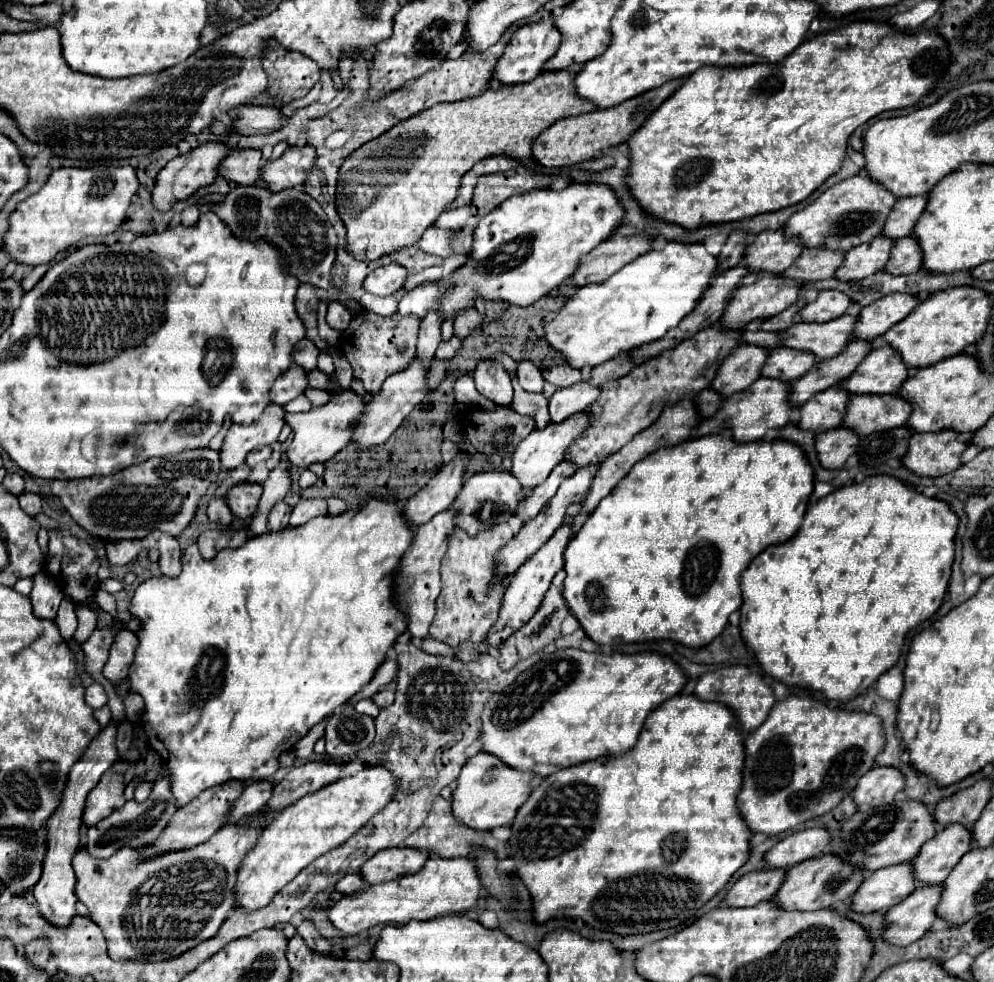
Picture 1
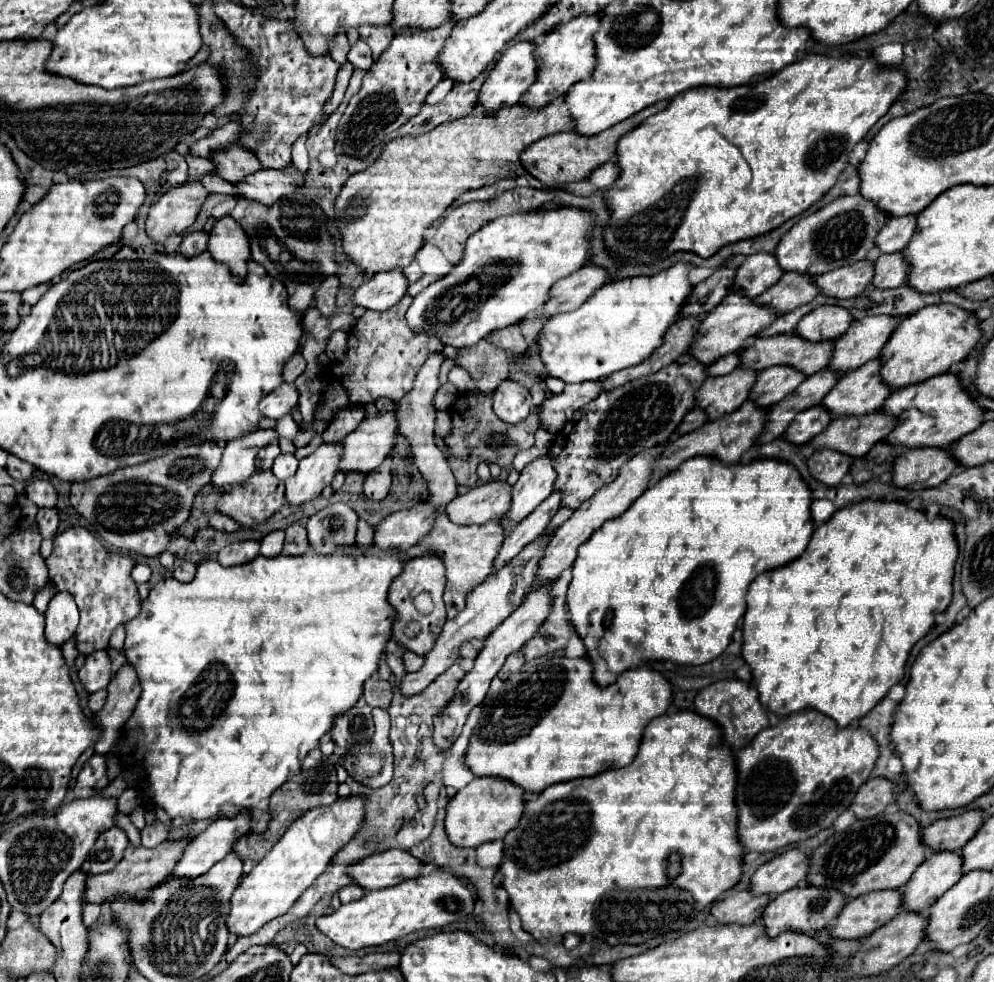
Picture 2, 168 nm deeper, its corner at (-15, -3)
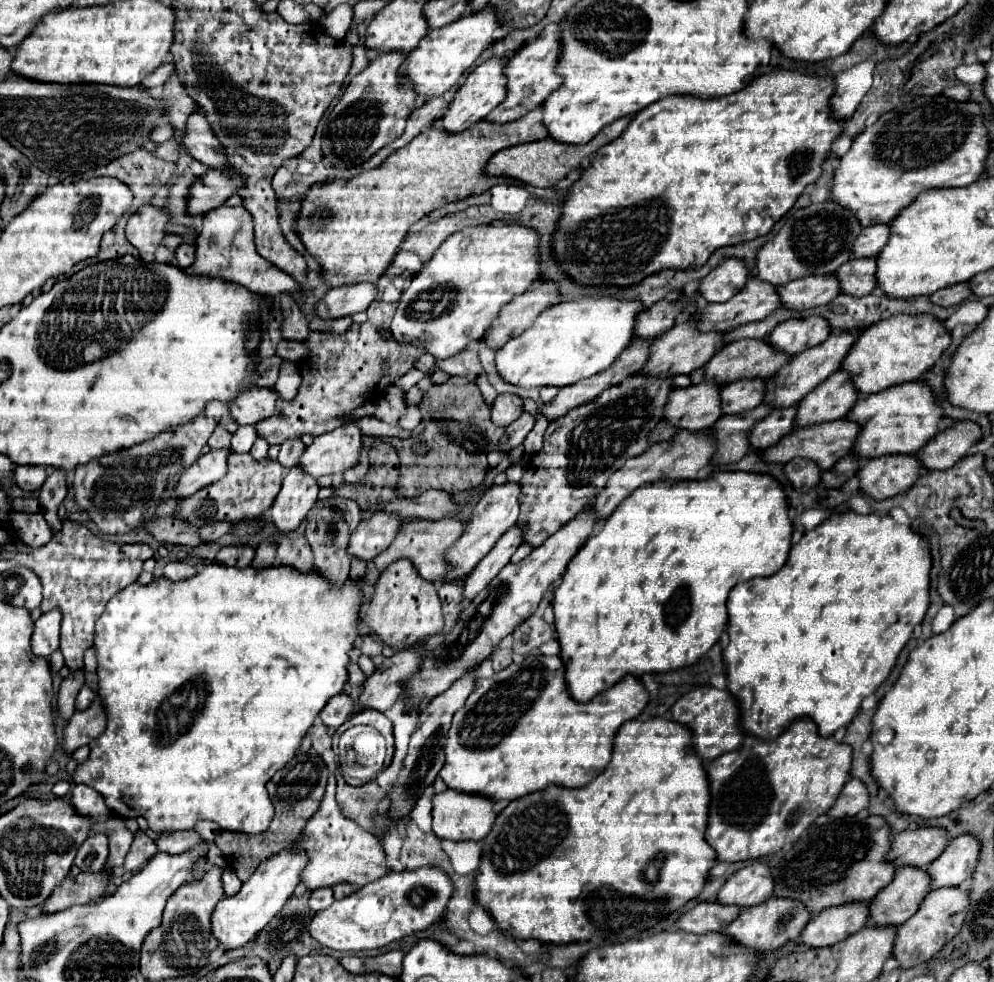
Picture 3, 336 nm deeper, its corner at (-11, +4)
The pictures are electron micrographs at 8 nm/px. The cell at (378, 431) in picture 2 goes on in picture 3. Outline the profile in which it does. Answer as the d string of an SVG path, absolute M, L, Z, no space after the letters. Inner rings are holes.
M346 423L330 433L314 437L314 443L306 447L298 465L314 475L344 473L360 463L364 433L356 423Z

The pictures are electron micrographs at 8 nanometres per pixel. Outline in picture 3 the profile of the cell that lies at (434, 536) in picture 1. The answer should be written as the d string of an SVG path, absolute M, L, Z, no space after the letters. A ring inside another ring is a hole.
M408 559L394 561L380 573L380 579L374 585L374 597L370 599L368 609L364 609L362 619L394 651L412 647L424 637L444 629L442 603L436 585L424 581L420 573L416 573L416 567L408 563Z

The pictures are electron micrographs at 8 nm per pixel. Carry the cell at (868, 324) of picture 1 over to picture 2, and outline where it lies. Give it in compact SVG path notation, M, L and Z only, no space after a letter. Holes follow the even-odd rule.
M866 316L864 320L854 320L846 334L836 338L828 368L846 374L868 360L876 360L900 320L896 316Z

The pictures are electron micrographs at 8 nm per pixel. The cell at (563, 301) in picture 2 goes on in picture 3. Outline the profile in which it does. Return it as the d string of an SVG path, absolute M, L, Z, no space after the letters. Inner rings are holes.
M542 281L540 285L520 295L516 295L502 311L500 317L492 323L492 327L488 329L488 333L484 335L484 341L498 349L502 347L508 339L520 335L524 329L528 329L528 325L532 325L532 321L536 321L536 317L544 311L550 309L554 303L560 301L560 291L558 285L554 281Z

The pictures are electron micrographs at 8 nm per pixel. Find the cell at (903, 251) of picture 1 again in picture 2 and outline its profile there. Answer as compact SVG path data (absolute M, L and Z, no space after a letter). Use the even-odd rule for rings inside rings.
M888 254L888 256L878 256L874 260L874 278L872 286L874 288L898 288L906 284L906 268L904 256L902 254Z

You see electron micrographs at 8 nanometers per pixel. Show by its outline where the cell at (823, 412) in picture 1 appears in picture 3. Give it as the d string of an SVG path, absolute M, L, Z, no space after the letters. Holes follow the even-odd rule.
M792 405L788 409L776 409L766 419L758 421L750 433L752 447L768 449L776 445L776 441L786 437L796 427L796 413L798 413L798 407Z

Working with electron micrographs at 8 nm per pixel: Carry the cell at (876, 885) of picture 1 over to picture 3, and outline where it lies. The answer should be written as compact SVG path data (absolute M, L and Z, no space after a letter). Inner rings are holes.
M860 901L860 905L838 905L816 913L802 931L798 941L810 947L828 947L860 931L866 923L868 923L866 901Z

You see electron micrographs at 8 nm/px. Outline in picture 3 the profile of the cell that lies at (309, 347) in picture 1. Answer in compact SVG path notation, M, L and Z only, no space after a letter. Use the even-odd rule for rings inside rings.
M278 355L268 357L268 359L262 359L260 365L258 365L260 379L258 379L256 385L258 387L274 387L276 385L276 379L278 379L280 365L282 365L282 357L278 357Z

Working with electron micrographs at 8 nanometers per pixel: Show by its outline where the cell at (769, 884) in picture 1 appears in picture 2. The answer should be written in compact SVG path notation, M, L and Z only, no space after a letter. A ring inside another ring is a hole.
M744 890L716 902L710 908L710 914L716 920L716 924L750 926L756 920L760 920L760 912L764 910L766 902L768 896L752 896L748 890Z

